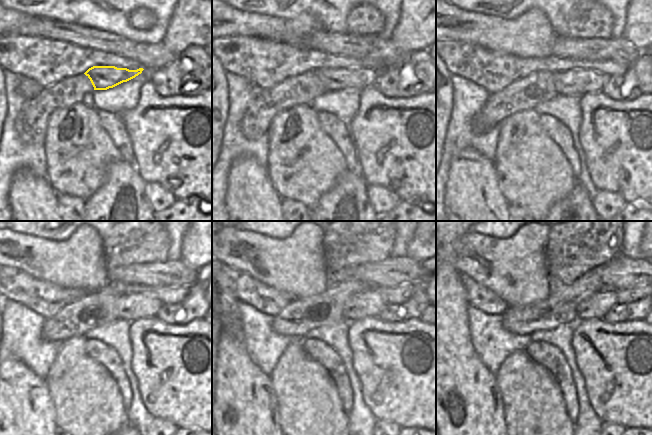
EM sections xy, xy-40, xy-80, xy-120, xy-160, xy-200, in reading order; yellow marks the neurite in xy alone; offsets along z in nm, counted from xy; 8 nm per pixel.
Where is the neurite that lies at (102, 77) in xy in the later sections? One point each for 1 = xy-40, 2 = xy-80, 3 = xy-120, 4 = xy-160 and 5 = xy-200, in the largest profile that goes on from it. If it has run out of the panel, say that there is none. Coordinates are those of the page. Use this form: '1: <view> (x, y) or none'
1: xy-40 (333, 79)
2: xy-80 (577, 82)
3: xy-120 (130, 307)
4: xy-160 (368, 304)
5: xy-200 (595, 306)

